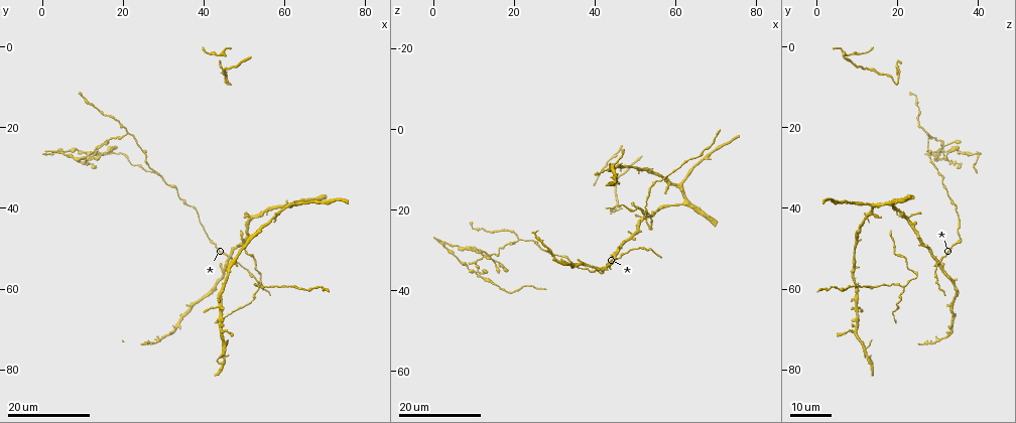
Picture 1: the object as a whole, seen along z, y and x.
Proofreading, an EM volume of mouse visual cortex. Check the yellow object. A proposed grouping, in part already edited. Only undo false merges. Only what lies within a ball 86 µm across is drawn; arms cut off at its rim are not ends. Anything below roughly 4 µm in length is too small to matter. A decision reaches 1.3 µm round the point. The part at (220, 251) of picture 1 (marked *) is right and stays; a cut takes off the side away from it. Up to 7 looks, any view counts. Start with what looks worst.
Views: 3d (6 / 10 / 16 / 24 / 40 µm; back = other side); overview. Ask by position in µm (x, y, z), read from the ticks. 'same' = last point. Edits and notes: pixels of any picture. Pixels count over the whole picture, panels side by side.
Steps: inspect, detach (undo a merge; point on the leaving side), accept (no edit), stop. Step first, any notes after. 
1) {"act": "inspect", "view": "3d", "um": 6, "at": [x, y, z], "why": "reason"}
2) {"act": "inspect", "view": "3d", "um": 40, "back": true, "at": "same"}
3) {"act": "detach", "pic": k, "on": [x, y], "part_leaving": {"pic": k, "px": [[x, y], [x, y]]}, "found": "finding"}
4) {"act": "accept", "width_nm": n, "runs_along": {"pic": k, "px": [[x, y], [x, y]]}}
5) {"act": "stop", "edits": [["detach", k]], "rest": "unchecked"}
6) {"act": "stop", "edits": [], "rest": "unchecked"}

{"act": "inspect", "view": "3d", "um": 16, "at": [52.0, 42.0, 21.5], "why": "branch point"}

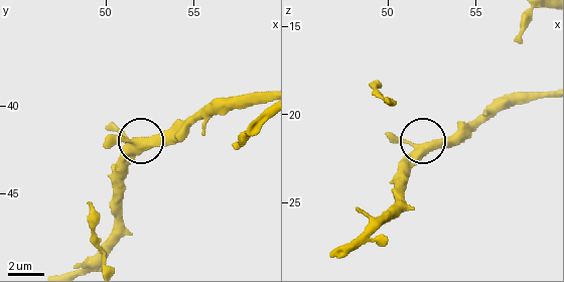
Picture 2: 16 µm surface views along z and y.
{"act": "inspect", "view": "3d", "um": 10, "at": [51.8, 41.9, 21.8]}

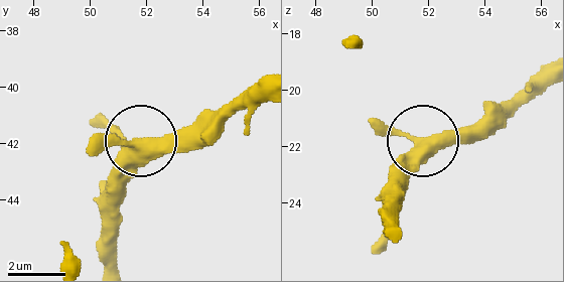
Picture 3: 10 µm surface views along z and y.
{"act": "accept", "arms": 3, "runs_along": {"pic": 3, "px": [[388, 226], [402, 161], [467, 132], [481, 106]]}, "found": "continuous, no second neuron"}

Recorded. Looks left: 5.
{"act": "inspect", "view": "3d", "um": 16, "at": [53.5, 60.0, 21.5], "why": "three arms meet"}

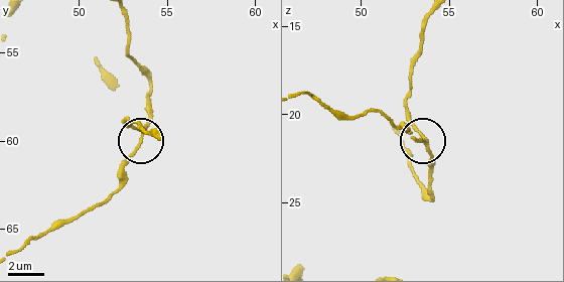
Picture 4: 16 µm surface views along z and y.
{"act": "inspect", "view": "3d", "um": 10, "at": [53.5, 59.8, 21.6], "why": "zoom in"}

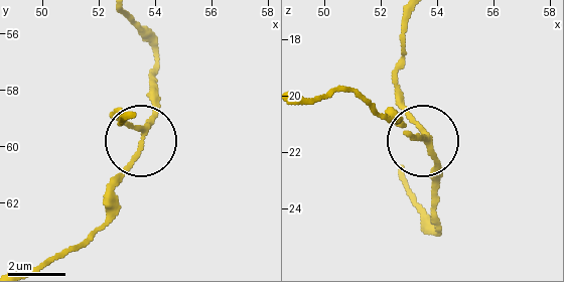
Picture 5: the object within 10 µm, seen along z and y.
{"act": "accept", "width_nm": 170, "runs_along": {"pic": 5, "px": [[125, 17], [156, 53], [151, 118], [135, 161], [104, 195]]}, "found": "continuous, no second neuron"}

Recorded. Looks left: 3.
{"act": "inspect", "view": "3d", "um": 24, "at": [47.0, 52.5, 31.0], "why": "three-way junction"}

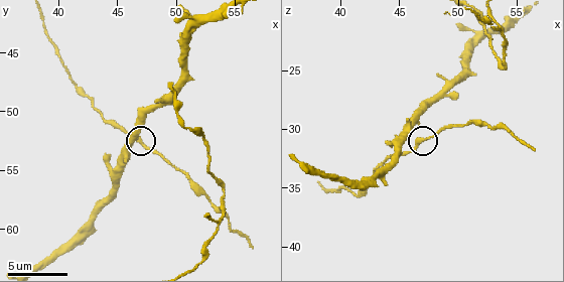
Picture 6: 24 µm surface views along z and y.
{"act": "inspect", "view": "3d", "um": 10, "at": "same", "why": "closer look"}

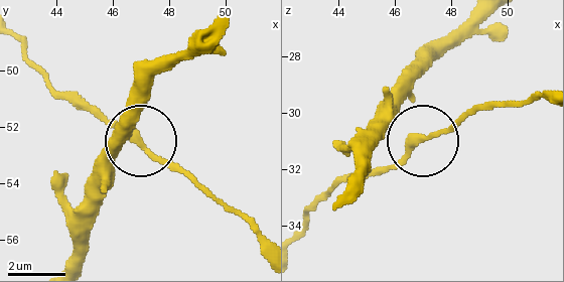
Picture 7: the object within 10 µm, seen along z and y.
{"act": "accept", "arms": 3, "runs_along": {"pic": 7, "px": [[55, 89], [90, 101], [202, 191]]}, "found": "one neuron here"}

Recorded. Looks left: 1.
{"act": "stop", "edits": [], "rest": "unchecked"}

